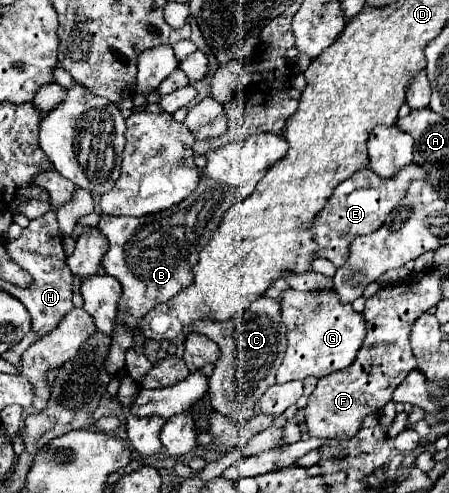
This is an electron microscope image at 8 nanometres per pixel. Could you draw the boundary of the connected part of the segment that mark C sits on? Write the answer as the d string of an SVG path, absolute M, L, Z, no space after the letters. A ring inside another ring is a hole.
M261 297L243 313L229 321L205 321L195 323L195 331L215 341L221 349L221 357L215 363L215 371L209 377L209 401L211 407L229 417L237 425L245 425L259 411L259 399L263 391L275 385L275 373L285 357L287 329L281 319L279 301Z

